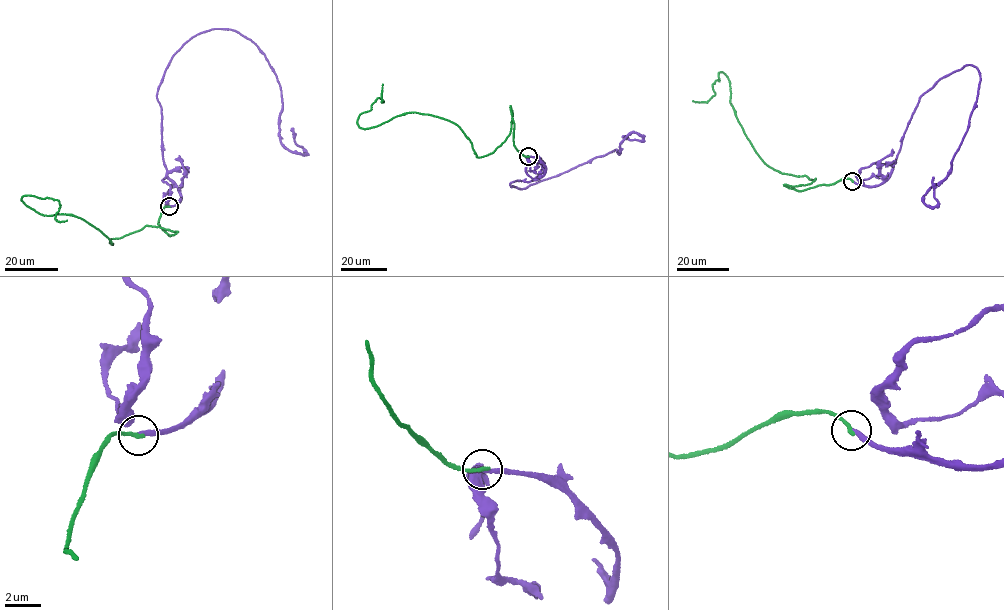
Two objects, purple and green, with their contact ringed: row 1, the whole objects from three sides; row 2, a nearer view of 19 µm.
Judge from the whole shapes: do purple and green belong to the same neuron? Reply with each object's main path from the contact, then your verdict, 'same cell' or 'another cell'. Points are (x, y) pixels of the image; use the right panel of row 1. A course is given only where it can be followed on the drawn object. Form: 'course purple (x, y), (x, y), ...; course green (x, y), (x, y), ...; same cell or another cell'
course purple (853, 181), (887, 179), (919, 97), (969, 64), (976, 99), (951, 173), (923, 197), (933, 206), (933, 177); course green (852, 181), (798, 191), (783, 185), (815, 178), (761, 158), (723, 72), (715, 94), (693, 101); another cell

